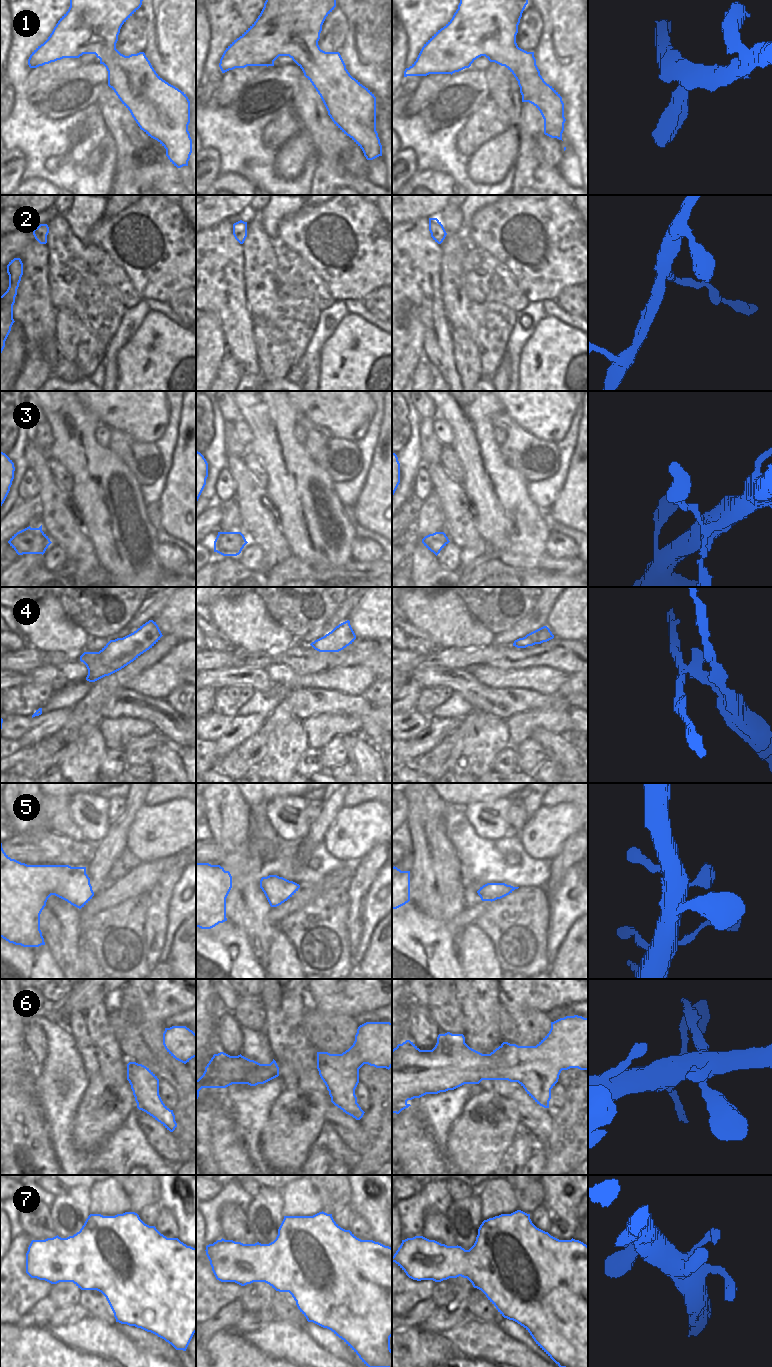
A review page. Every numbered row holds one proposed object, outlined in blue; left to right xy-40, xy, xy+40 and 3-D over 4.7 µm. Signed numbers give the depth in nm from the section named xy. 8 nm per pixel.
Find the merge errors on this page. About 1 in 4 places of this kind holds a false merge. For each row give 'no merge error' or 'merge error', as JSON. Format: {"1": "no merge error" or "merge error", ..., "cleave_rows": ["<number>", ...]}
{"1": "no merge error", "2": "no merge error", "3": "no merge error", "4": "merge error", "5": "no merge error", "6": "no merge error", "7": "no merge error", "cleave_rows": ["4"]}

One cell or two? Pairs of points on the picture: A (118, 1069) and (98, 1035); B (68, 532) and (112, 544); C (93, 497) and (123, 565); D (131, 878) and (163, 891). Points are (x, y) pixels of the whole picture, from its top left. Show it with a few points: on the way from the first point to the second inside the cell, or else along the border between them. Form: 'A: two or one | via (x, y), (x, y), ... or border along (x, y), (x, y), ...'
A: one | via (109, 1061), (100, 1052), (98, 1044)
B: two | border along (79, 515), (81, 526), (93, 545), (97, 559)
C: one | via (104, 515), (104, 524), (110, 530), (110, 552)
D: two | border along (168, 869), (148, 893)

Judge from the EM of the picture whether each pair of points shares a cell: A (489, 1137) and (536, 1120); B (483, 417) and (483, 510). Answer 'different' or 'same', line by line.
A: different
B: same

